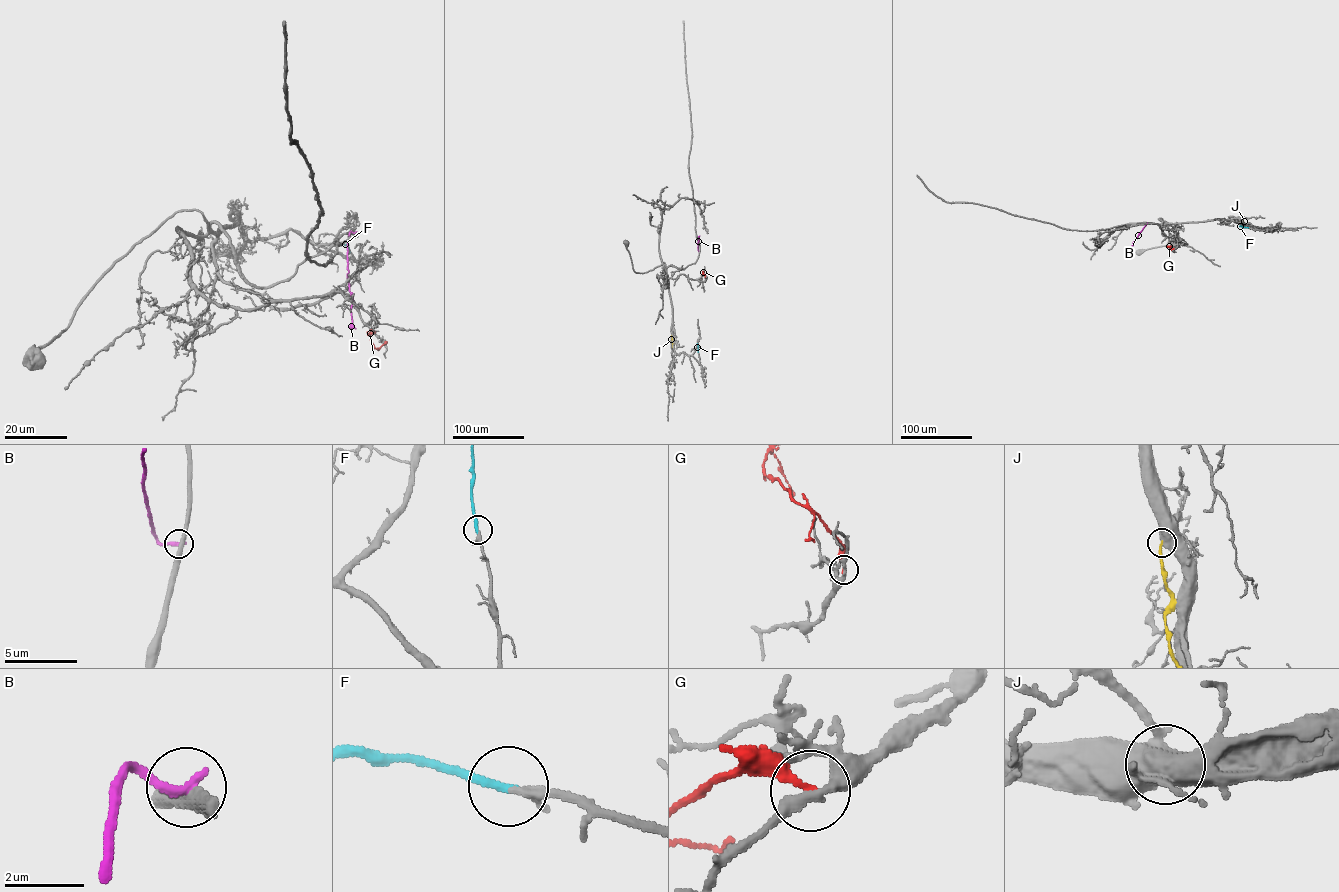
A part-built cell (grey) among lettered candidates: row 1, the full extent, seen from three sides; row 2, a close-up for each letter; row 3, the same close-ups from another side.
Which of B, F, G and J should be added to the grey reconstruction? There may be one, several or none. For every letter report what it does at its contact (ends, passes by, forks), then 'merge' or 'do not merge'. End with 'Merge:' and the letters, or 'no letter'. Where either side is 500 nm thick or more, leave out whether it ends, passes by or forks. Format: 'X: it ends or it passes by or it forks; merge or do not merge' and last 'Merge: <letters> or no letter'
B: it ends; do not merge
F: it ends; merge
G: it ends; do not merge
J: do not merge
Merge: F

